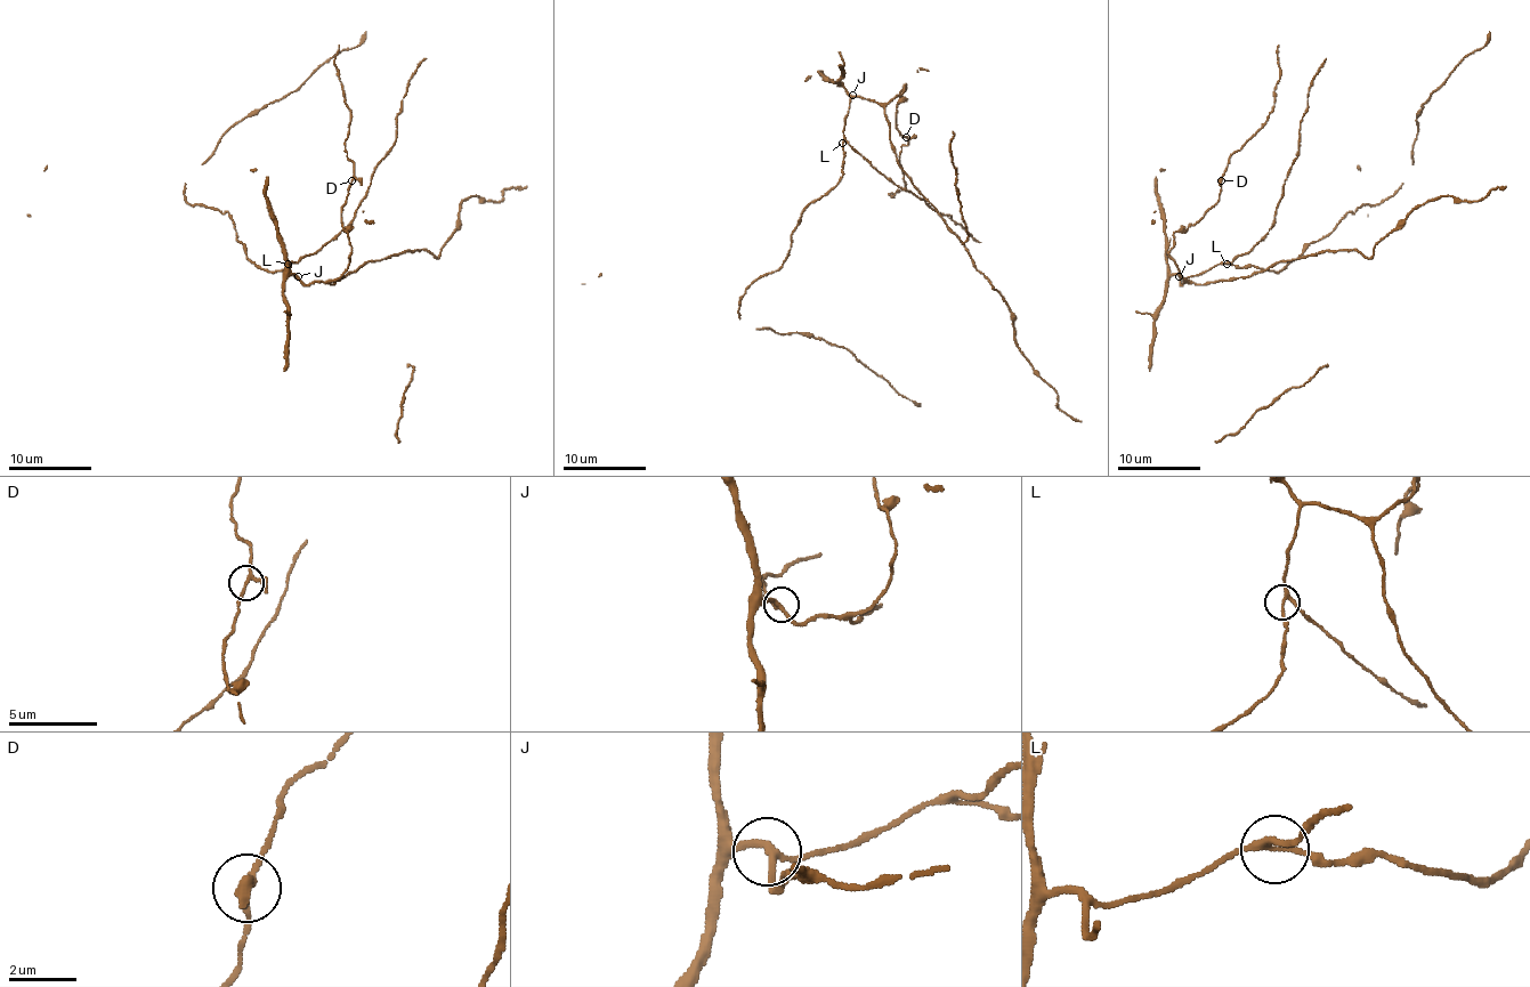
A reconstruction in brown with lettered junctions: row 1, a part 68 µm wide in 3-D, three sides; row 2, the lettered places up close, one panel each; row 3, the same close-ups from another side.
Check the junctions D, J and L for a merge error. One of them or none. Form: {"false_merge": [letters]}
{"false_merge": []}

